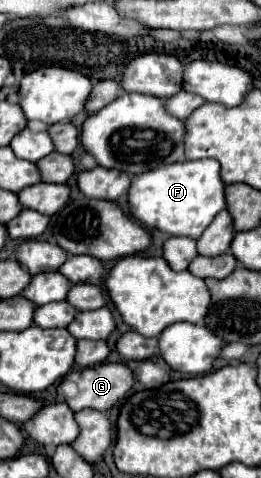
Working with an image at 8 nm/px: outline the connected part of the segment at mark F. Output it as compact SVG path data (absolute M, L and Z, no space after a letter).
M184 160L134 174L128 188L128 206L130 216L148 230L156 228L170 236L198 238L212 218L226 208L220 164L216 160Z

